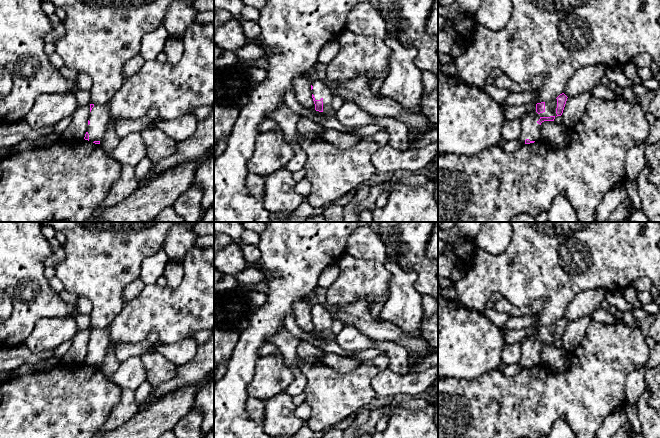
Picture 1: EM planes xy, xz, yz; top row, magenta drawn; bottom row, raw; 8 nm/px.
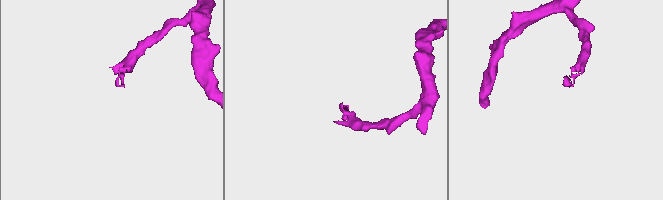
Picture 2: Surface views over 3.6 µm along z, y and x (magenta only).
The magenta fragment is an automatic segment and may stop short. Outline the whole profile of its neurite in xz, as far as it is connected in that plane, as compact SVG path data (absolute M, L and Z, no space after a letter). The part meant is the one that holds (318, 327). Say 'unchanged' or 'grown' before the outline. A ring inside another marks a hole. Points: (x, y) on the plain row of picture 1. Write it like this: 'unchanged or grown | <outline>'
grown | M313 305L311 314L316 335L325 337L334 335L332 332L332 322L334 319L323 306Z

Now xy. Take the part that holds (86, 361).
grown | M90 328L90 339L88 342L88 354L84 363L95 368L100 368L103 363L110 339L106 329Z

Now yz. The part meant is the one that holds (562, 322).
grown | M562 317L557 322L536 328L536 335L521 343L521 359L519 364L522 368L530 368L541 364L540 349L544 345L554 345L561 340L567 325L567 320Z

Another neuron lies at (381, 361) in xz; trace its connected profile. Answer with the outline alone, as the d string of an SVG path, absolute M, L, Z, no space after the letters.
M377 355L371 359L373 365L379 369L379 371L384 371L389 368L389 357L387 355Z

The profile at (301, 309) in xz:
M298 300L292 305L292 313L295 317L296 324L299 328L310 334L314 340L318 342L318 346L322 343L329 343L335 340L336 336L332 335L330 337L319 336L315 334L315 328L312 322L311 309L313 305L304 300Z

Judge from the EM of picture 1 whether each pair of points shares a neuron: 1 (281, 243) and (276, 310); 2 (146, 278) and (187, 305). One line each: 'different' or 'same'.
1: same
2: different

